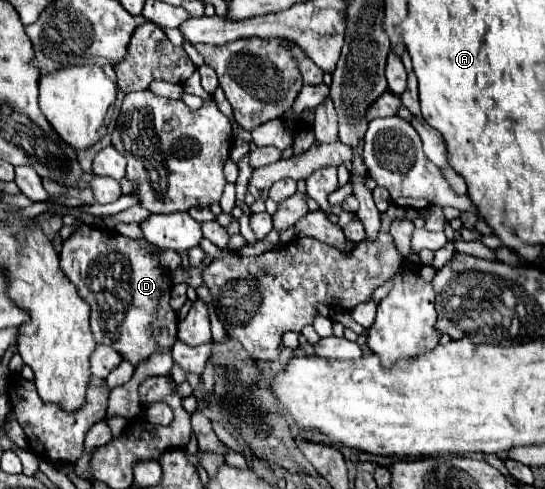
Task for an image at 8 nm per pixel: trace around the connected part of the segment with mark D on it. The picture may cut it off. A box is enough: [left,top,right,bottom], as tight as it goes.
[60,225,176,367]

